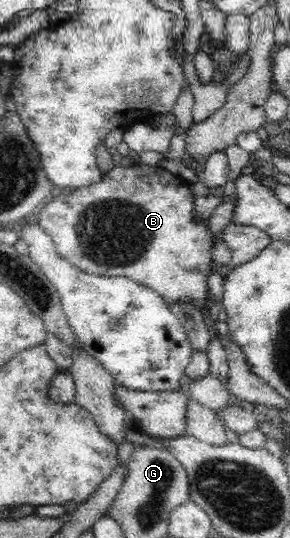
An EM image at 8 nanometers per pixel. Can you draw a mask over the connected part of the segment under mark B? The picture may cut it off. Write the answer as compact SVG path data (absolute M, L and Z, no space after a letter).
M135 162L131 168L123 169L117 163L117 167L99 178L97 183L75 189L69 195L49 198L40 213L38 225L53 240L59 255L75 267L98 276L127 276L157 291L169 303L189 300L202 309L208 298L206 279L211 246L208 229L194 222L195 197L189 186L160 166L147 168Z

